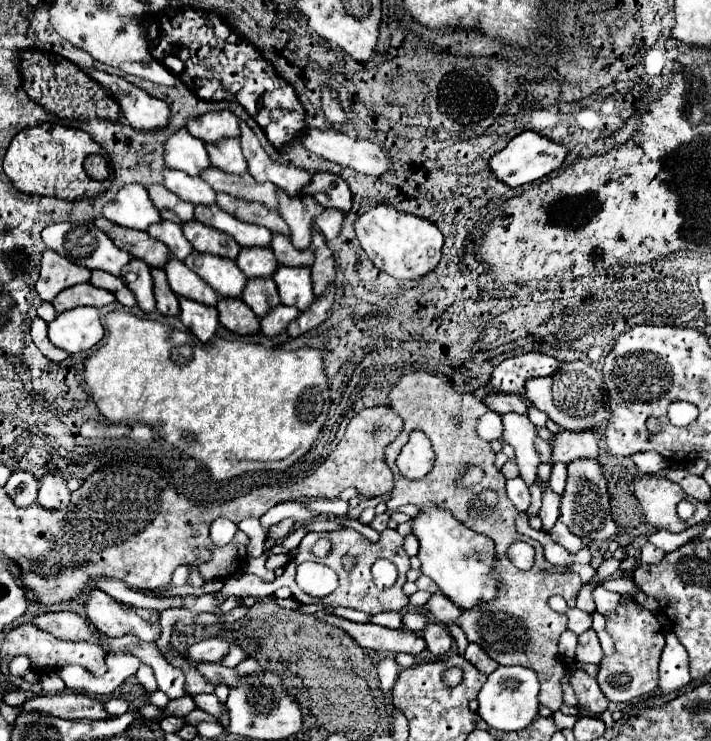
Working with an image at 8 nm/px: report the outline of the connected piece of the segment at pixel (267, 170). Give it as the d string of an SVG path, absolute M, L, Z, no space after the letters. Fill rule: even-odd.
M240 121L240 145L246 155L248 171L256 181L270 181L276 187L282 187L288 195L298 195L304 185L310 183L312 173L302 167L294 167L290 163L278 163L270 159L270 155L262 149L256 133Z

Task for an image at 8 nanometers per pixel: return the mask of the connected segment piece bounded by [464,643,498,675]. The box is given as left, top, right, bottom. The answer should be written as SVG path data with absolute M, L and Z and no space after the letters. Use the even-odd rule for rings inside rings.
M468 643L464 657L466 657L466 659L468 659L468 661L478 669L478 671L482 671L484 675L490 675L490 673L498 667L498 663L492 661L492 659L484 653L484 649L478 647L476 643Z

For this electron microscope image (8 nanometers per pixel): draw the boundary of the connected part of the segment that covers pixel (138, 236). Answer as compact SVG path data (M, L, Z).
M104 217L94 219L94 225L98 229L102 229L120 249L128 251L132 257L146 261L150 267L164 267L164 263L170 257L168 247L162 241L152 239L146 231L134 231L134 229L118 227Z

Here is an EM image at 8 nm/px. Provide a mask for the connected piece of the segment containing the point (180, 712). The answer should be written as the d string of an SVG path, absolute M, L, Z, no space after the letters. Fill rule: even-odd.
M185 695L181 698L171 700L163 711L165 716L177 716L185 718L195 708L196 705L192 696Z

